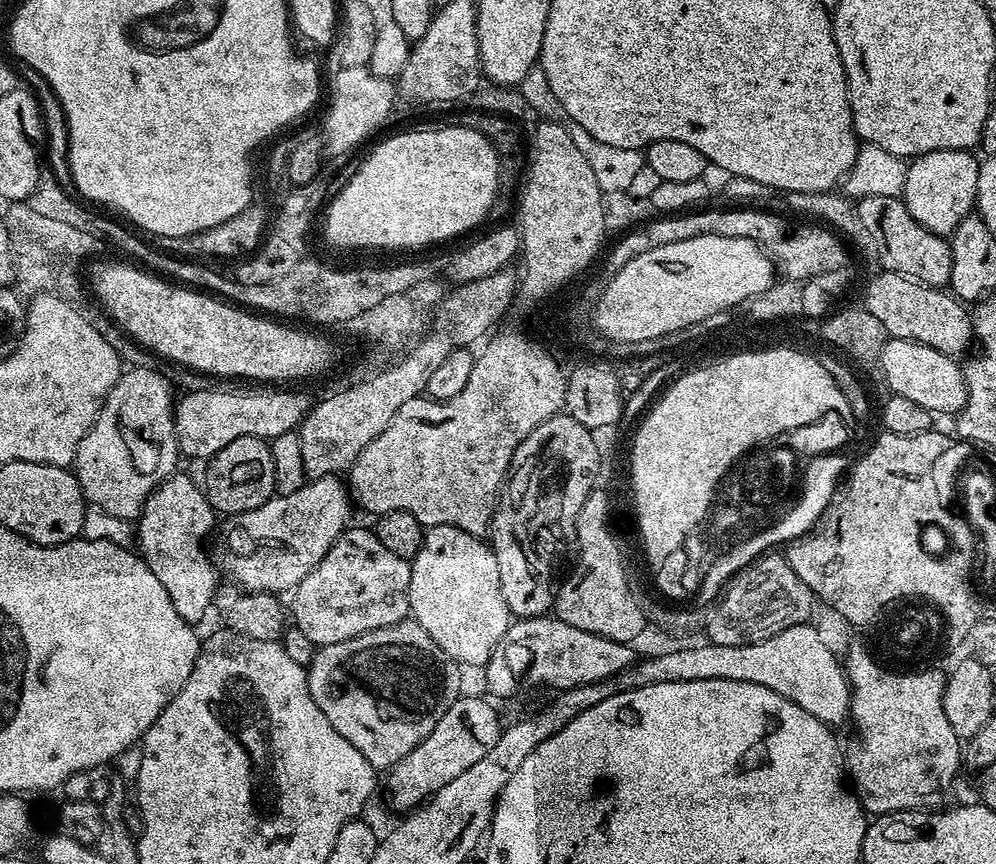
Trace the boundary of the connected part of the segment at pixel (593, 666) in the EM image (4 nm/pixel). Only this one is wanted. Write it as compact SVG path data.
M555 615L526 616L513 619L508 625L506 634L498 642L494 654L482 669L484 680L488 688L496 696L516 696L523 688L536 688L539 684L545 684L552 690L563 690L574 686L586 686L594 682L608 680L617 676L622 670L626 670L634 663L634 651L629 643L614 642L610 638L602 638L596 634L590 634L586 630L578 630L576 626L570 626L566 622L556 619Z

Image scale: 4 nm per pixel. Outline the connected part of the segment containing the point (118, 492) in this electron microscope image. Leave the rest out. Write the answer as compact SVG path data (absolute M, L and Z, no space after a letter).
M133 368L125 371L100 408L92 429L82 438L76 451L74 471L85 501L91 507L100 508L114 518L135 521L144 510L148 496L158 485L177 471L176 459L181 459L176 444L176 418L174 415L173 385L163 371L155 368Z

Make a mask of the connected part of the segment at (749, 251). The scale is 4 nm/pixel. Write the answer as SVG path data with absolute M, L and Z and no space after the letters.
M707 232L682 242L670 242L670 246L658 246L630 258L618 274L604 285L594 313L594 327L602 335L618 343L646 342L647 339L659 338L662 334L694 326L710 315L719 311L735 309L745 300L762 295L774 284L774 265L771 256L753 240L730 238Z

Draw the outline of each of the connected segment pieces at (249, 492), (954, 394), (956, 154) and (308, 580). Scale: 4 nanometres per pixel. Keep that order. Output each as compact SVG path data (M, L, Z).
M239 436L234 438L234 442L230 442L230 446L222 446L222 450L218 450L210 457L206 467L208 469L204 472L202 487L204 495L207 496L217 513L235 514L245 512L246 510L254 510L258 506L265 504L268 500L271 500L275 493L276 483L274 482L274 458L272 457L272 450L269 441L257 436Z
M889 339L882 350L880 371L882 380L888 383L888 392L894 396L911 398L926 406L933 414L949 412L955 414L966 406L966 382L964 370L953 357L942 354L930 346L922 346L909 340Z
M934 150L915 157L906 167L906 182L902 199L906 210L926 230L945 238L951 237L952 231L966 218L976 207L976 191L978 190L978 170L980 160L972 157L968 150Z
M349 527L291 593L290 620L313 646L346 642L370 630L397 624L409 615L411 563L390 554L375 531Z

